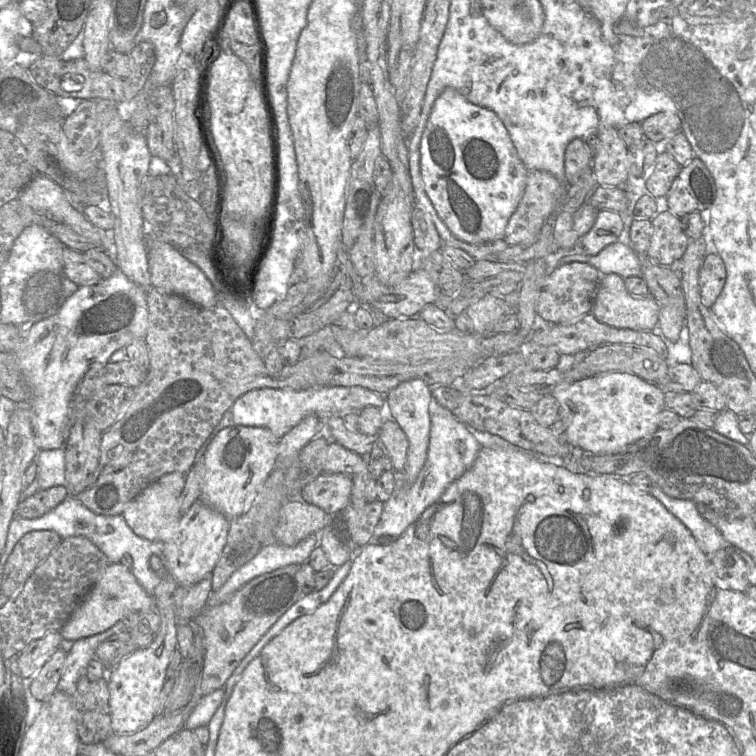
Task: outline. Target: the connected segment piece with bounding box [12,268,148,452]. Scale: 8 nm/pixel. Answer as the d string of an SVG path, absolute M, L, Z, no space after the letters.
M119 268L94 285L79 286L54 315L30 326L20 327L22 339L12 354L32 392L30 409L38 452L64 446L69 426L70 401L84 375L96 365L107 363L114 351L143 340L147 327L146 290L130 280Z

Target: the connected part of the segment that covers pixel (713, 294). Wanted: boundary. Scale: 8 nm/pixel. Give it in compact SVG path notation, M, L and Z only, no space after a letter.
M709 250L699 271L699 290L705 307L711 308L725 286L727 268L722 257L714 250Z

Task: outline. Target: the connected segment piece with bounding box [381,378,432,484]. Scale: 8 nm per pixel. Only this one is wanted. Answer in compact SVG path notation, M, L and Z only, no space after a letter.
M420 378L411 379L400 383L396 388L388 392L385 398L386 405L381 408L384 408L390 419L398 423L409 442L407 464L401 475L411 484L419 476L427 459L431 430L429 405L432 400L432 387Z

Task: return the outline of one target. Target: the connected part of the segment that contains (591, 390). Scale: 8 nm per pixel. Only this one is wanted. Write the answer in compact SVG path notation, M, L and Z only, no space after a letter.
M607 372L581 379L571 385L559 385L549 394L558 401L568 417L568 443L595 455L619 453L629 444L652 435L659 429L659 414L666 407L666 394L659 386L626 372Z

